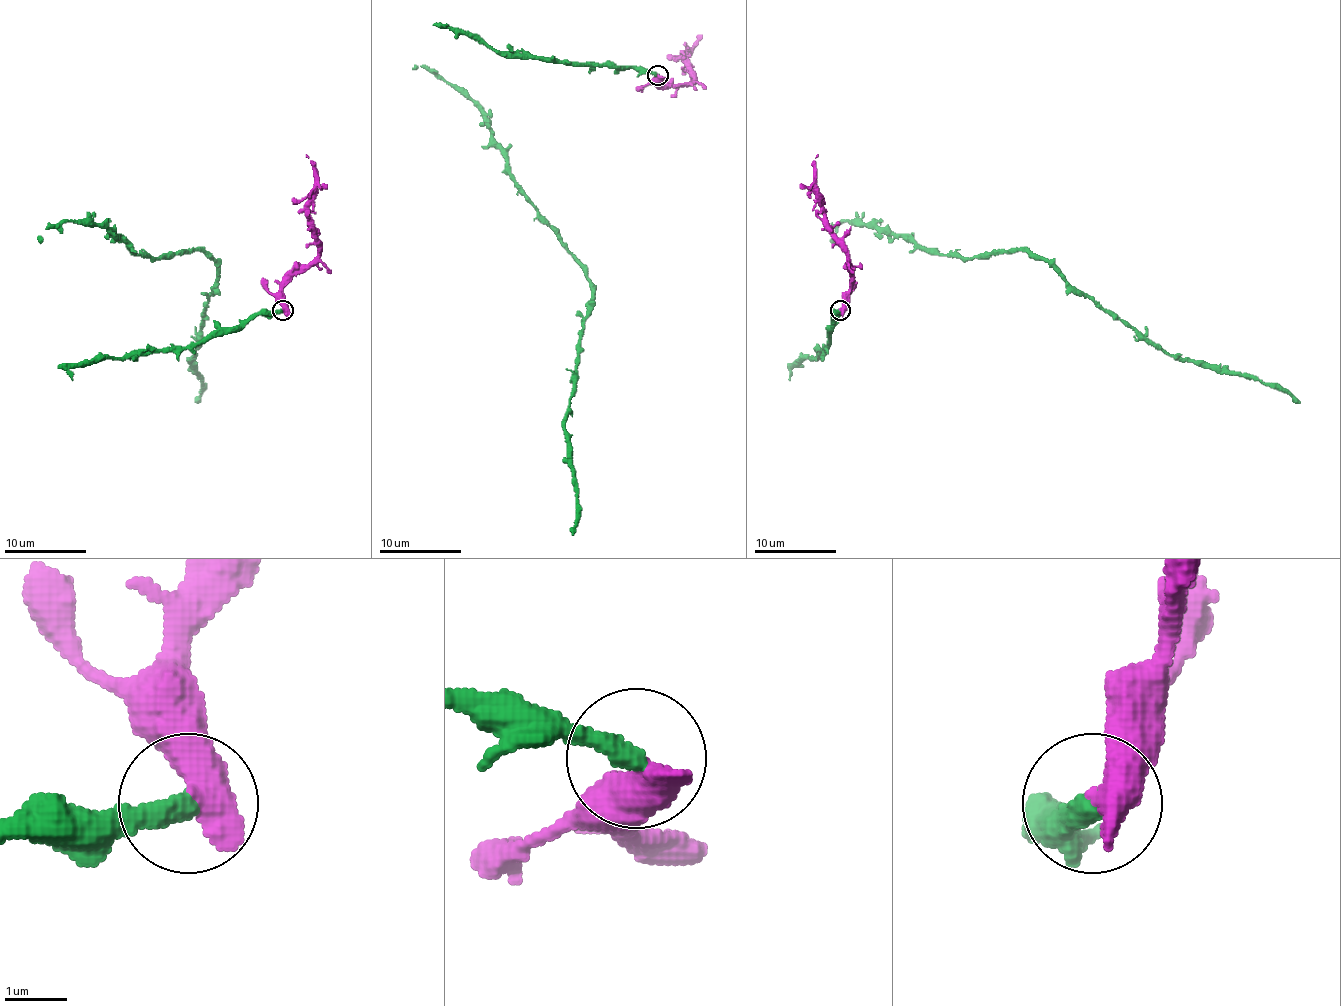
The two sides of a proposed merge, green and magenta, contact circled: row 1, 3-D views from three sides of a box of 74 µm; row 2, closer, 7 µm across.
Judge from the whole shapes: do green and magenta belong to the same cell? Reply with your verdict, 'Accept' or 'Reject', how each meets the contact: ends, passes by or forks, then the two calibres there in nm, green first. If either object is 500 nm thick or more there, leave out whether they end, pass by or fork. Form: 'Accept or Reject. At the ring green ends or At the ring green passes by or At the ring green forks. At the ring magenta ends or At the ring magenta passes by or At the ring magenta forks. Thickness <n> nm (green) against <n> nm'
Reject. Thickness 400 nm (green) against 650 nm

